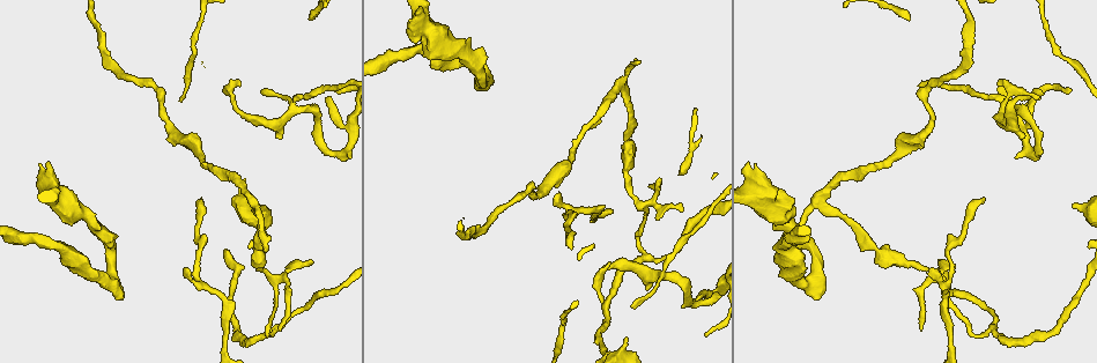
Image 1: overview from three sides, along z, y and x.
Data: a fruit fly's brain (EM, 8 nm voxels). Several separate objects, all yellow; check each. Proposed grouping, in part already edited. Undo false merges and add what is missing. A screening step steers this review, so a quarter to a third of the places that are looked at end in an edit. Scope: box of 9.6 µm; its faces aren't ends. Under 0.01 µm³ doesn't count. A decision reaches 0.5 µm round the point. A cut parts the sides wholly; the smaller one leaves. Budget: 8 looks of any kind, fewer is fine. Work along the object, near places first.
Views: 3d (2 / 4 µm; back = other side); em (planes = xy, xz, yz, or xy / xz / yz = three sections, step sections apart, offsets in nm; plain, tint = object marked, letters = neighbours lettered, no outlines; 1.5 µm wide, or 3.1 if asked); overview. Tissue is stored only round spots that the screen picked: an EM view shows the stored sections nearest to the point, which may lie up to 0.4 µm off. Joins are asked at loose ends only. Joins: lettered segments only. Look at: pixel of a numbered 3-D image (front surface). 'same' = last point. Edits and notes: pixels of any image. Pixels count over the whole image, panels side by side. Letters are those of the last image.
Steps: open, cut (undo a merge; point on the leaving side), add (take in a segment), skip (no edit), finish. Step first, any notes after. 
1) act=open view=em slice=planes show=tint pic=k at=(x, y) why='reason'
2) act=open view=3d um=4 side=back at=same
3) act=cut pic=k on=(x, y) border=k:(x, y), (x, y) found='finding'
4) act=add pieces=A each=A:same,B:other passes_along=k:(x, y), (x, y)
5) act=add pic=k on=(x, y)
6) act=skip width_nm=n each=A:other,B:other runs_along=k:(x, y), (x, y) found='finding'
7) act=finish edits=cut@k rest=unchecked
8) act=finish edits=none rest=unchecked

act=open view=em slice=xy step=4 show=tint pic=1 at=(645, 251) why='branch point'

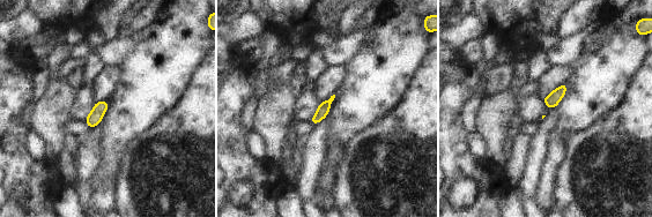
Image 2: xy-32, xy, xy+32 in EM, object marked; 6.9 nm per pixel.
act=open view=em slice=planes show=letters at=same

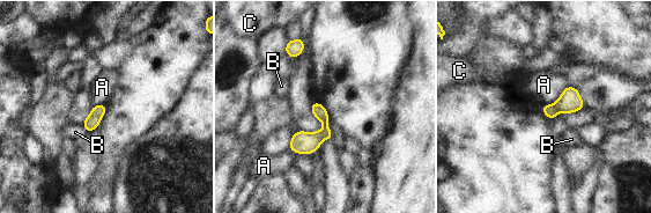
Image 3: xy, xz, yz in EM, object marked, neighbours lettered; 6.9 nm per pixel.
act=cut pic=3 on=(570, 101) each=A:other,B:other,C:other border=3:(553, 104), (557, 111) found='two neurons meet here'

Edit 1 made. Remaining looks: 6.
act=open view=overview

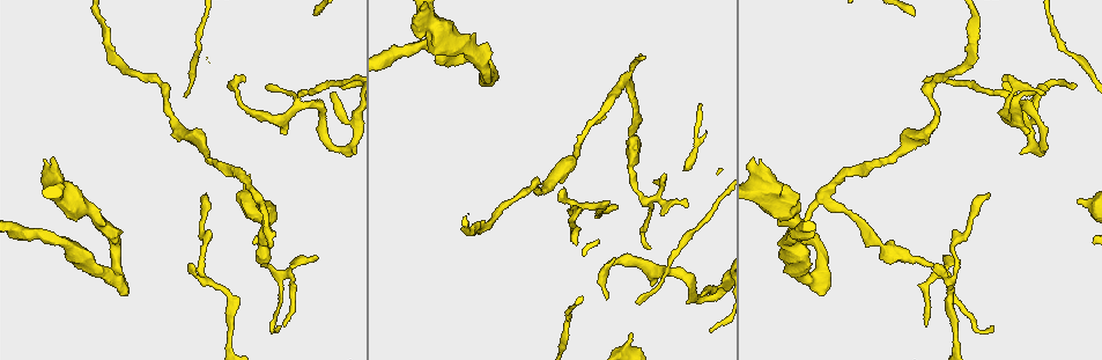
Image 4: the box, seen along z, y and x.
act=open view=em slice=yz step=8 show=tint pic=4 at=(950, 282) why='a fork'

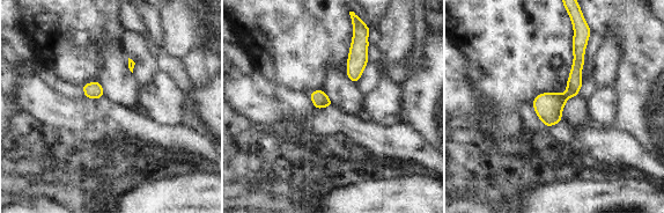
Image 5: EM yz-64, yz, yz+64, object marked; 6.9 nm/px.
act=open view=em slice=planes show=letters at=same

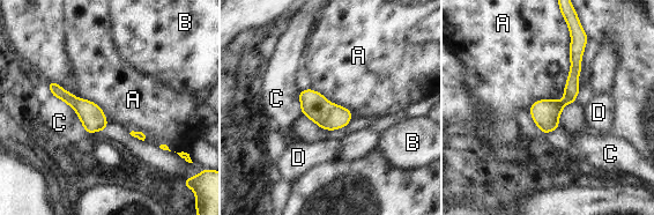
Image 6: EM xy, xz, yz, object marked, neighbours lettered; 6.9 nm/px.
act=skip width_nm=170 each=A:other,B:other,C:other,D:other runs_along=6:(574, 59), (571, 93), (545, 130) found='one neuron here'

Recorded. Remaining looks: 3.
act=open view=3d um=4 pic=4 at=(988, 194)

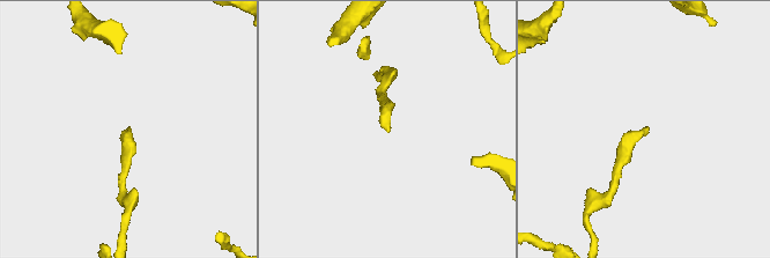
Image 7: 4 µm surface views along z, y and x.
act=open view=em slice=yz step=4 show=tint pic=7 at=(387, 130)

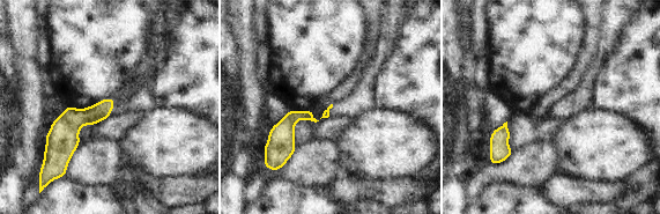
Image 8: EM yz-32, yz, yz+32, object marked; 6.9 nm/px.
act=open view=em slice=planes show=letters at=same why='cut it another way'

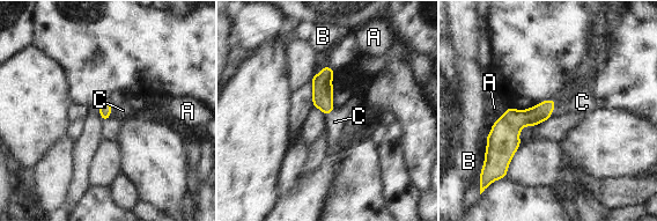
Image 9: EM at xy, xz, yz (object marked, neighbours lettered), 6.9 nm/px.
act=add pieces=C each=A:other,B:other,C:same found='the neuron continues'

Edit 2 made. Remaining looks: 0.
act=finish edits=cut@3,add@9 rest=unchecked

